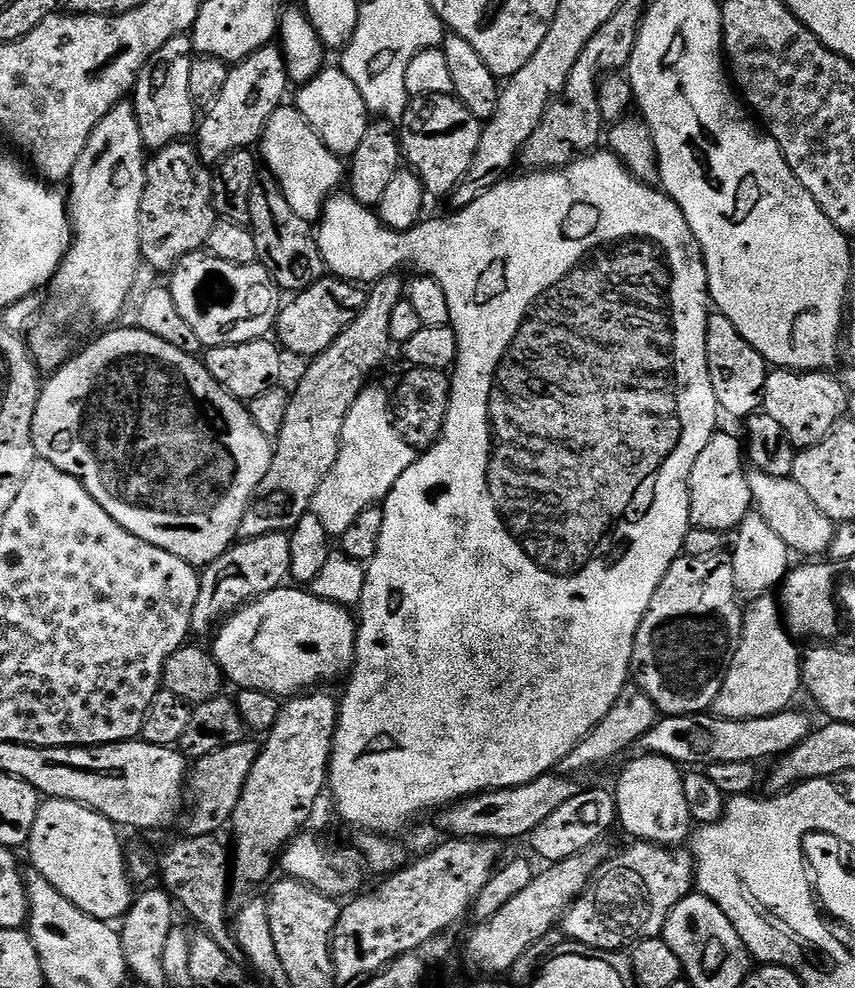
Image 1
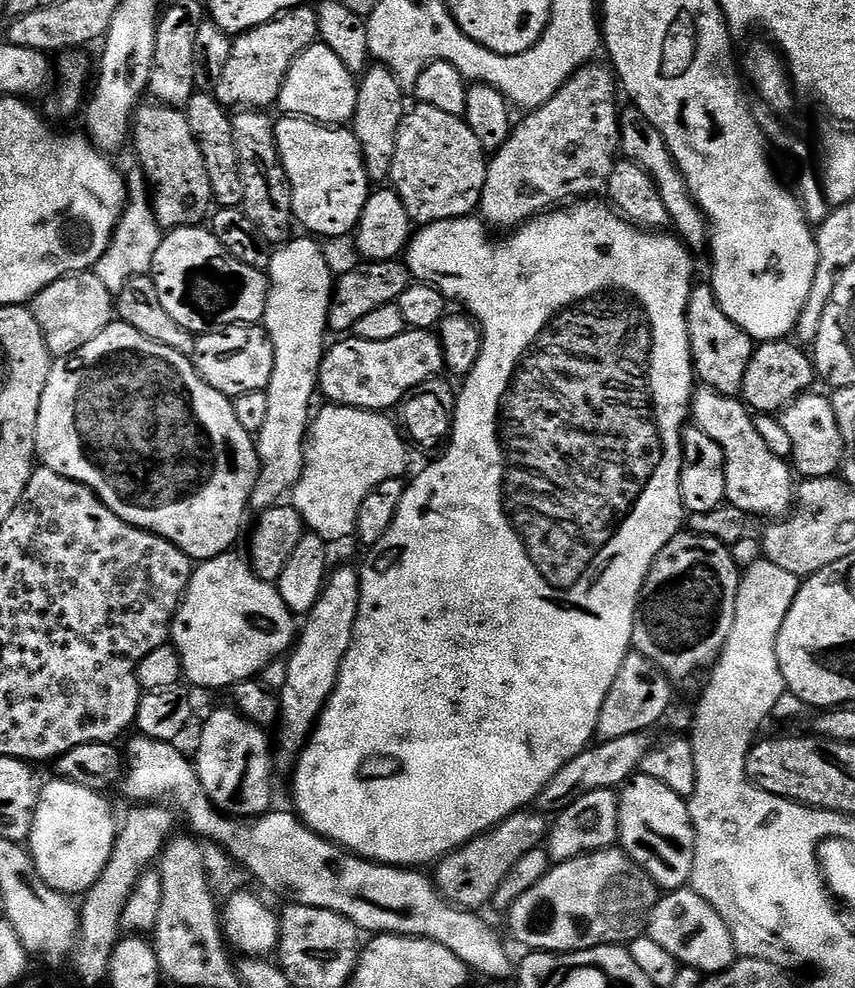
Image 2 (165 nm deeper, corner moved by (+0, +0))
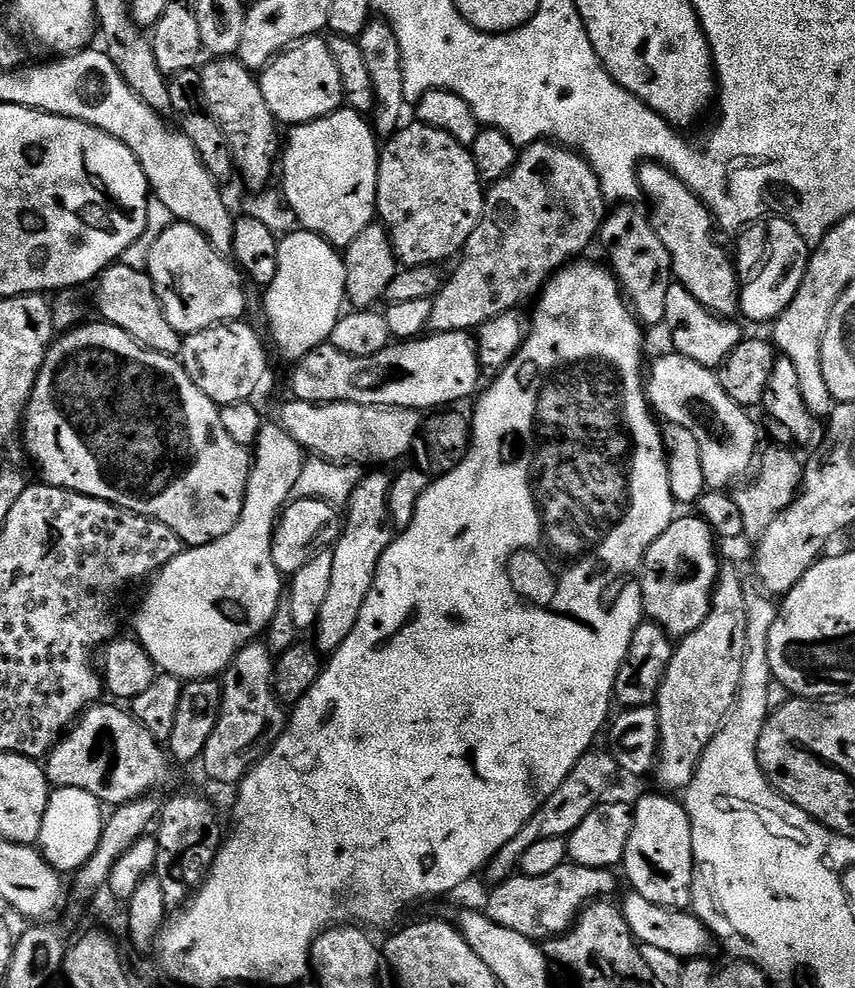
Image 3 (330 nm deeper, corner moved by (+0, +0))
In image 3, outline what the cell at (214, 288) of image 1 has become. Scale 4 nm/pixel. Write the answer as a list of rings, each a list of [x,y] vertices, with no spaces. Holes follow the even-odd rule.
[[[176,222],[161,234],[154,242],[153,248],[149,250],[146,271],[154,282],[162,310],[176,332],[181,334],[200,332],[203,328],[213,328],[216,324],[238,320],[245,315],[243,313],[245,281],[241,273],[235,263],[229,262],[221,253],[215,252],[212,243],[194,226]]]

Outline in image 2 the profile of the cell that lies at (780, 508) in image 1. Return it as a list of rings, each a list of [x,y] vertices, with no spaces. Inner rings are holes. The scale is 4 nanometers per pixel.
[[[700,386],[695,389],[693,395],[690,416],[695,427],[701,428],[706,434],[710,434],[710,438],[714,438],[714,442],[718,442],[722,446],[724,469],[726,470],[727,503],[738,506],[738,510],[748,513],[749,517],[752,518],[756,518],[756,516],[787,517],[794,507],[793,469],[788,460],[778,458],[774,454],[774,450],[770,450],[770,446],[766,446],[762,434],[758,434],[756,429],[753,413],[746,407],[743,399],[735,396],[723,396],[715,392],[713,388]]]

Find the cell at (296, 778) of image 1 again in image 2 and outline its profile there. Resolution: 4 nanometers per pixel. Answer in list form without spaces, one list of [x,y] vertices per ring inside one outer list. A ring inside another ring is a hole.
[[[352,566],[333,567],[324,581],[318,602],[314,602],[312,609],[303,617],[302,627],[286,656],[286,686],[282,686],[278,693],[280,744],[278,740],[278,751],[274,756],[277,765],[291,765],[300,755],[328,699],[332,697],[346,650],[350,650],[350,642],[354,638],[359,605],[359,571]]]

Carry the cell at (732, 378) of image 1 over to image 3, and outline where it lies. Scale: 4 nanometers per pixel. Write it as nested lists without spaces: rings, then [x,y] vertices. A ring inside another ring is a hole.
[[[672,283],[666,294],[666,314],[664,315],[663,327],[668,328],[668,336],[672,339],[671,347],[679,356],[690,358],[698,362],[698,366],[716,370],[721,364],[730,358],[730,354],[740,345],[742,333],[736,325],[737,321],[732,318],[716,316],[690,290],[686,290],[678,283]]]

